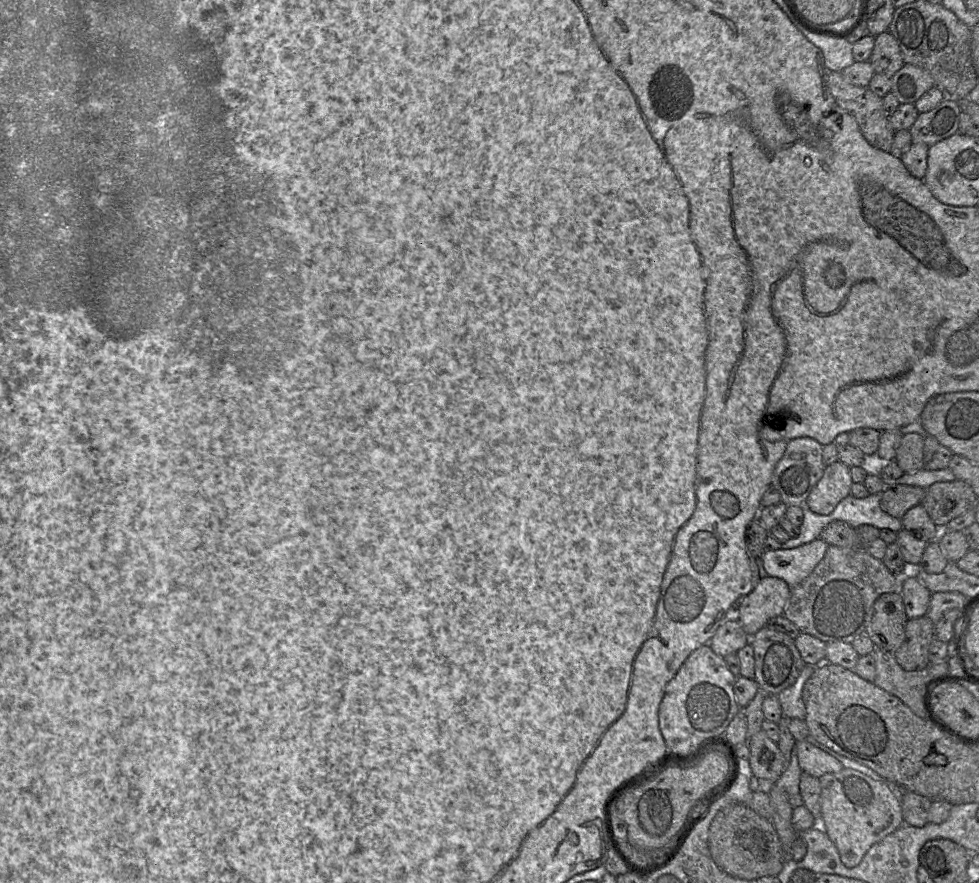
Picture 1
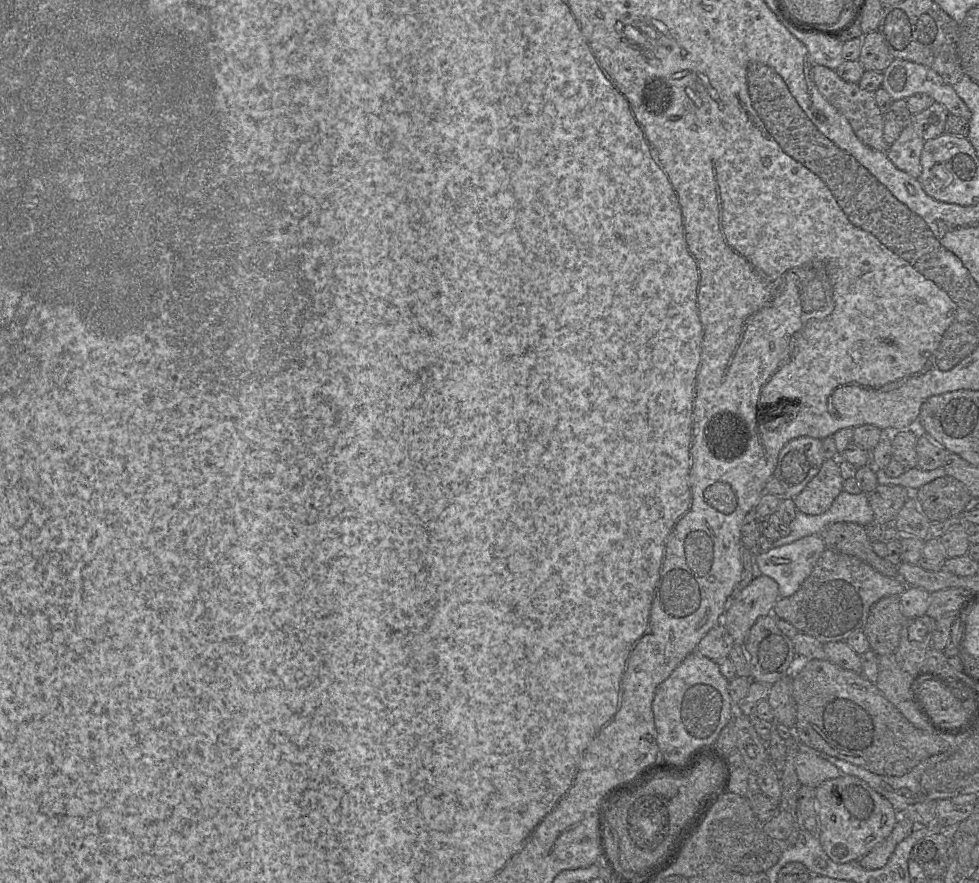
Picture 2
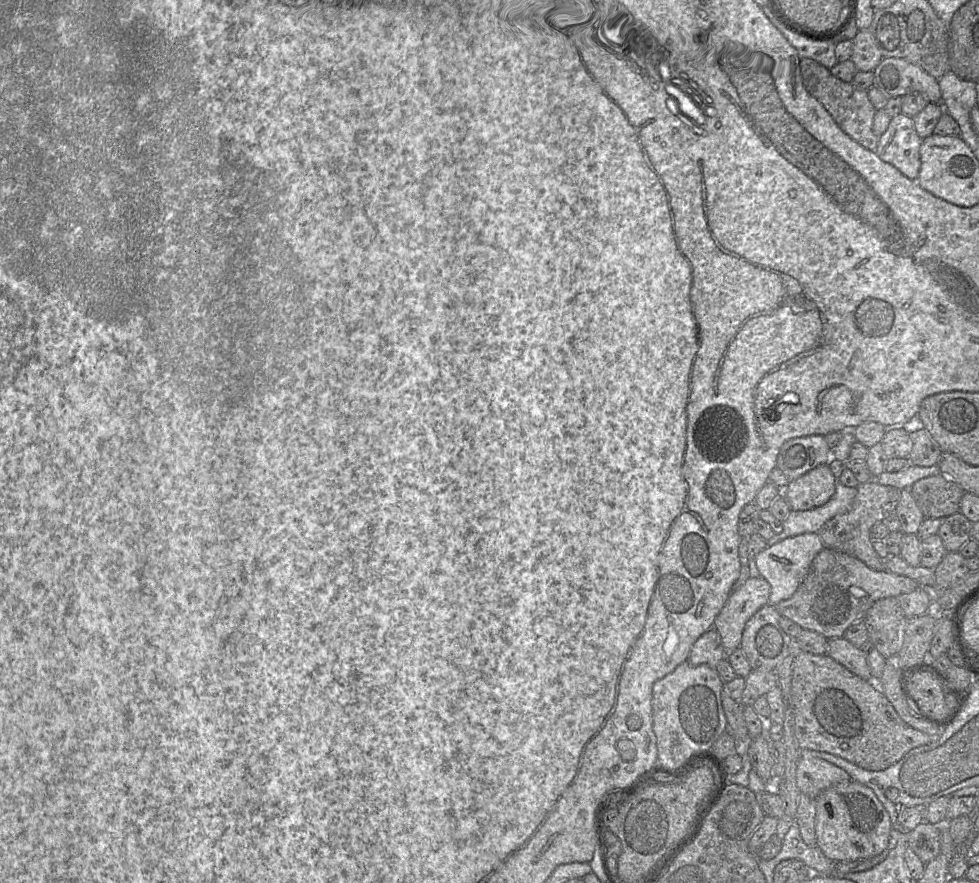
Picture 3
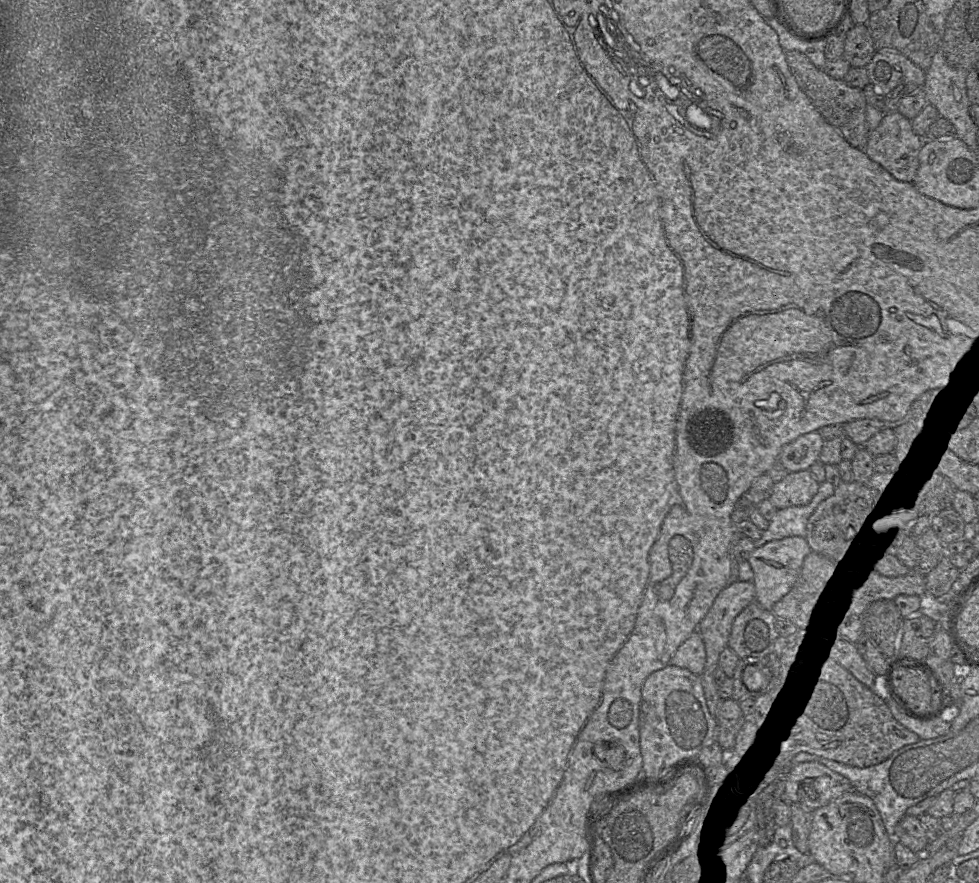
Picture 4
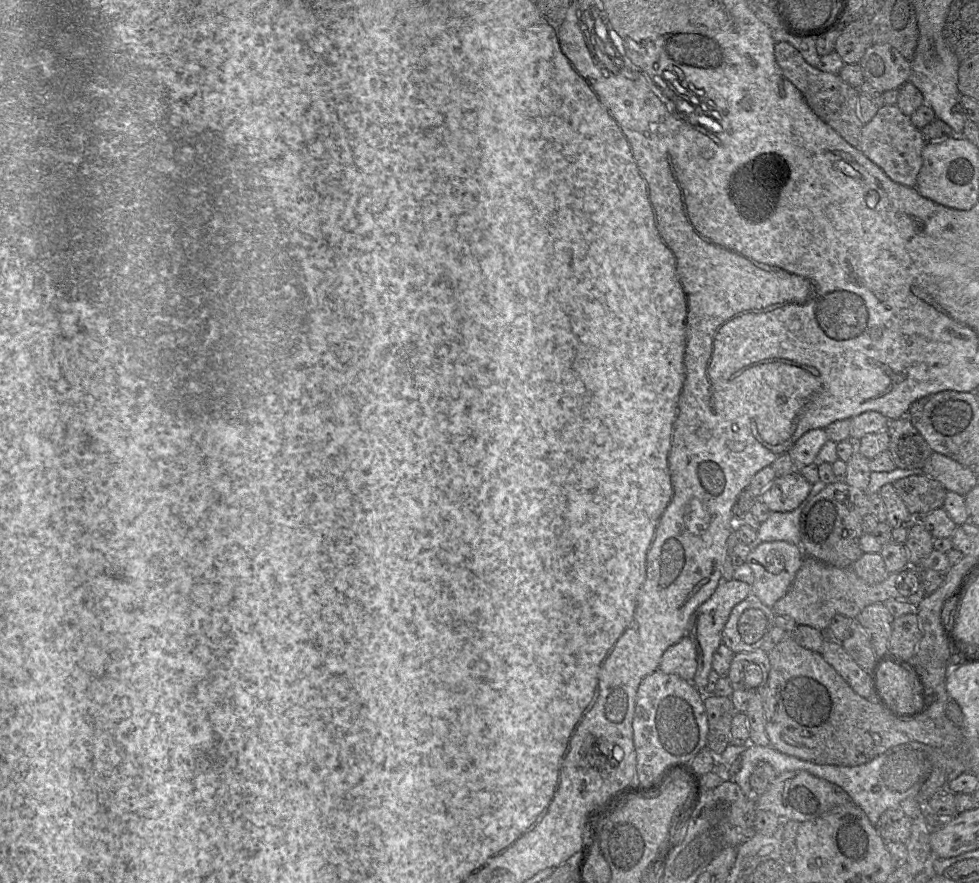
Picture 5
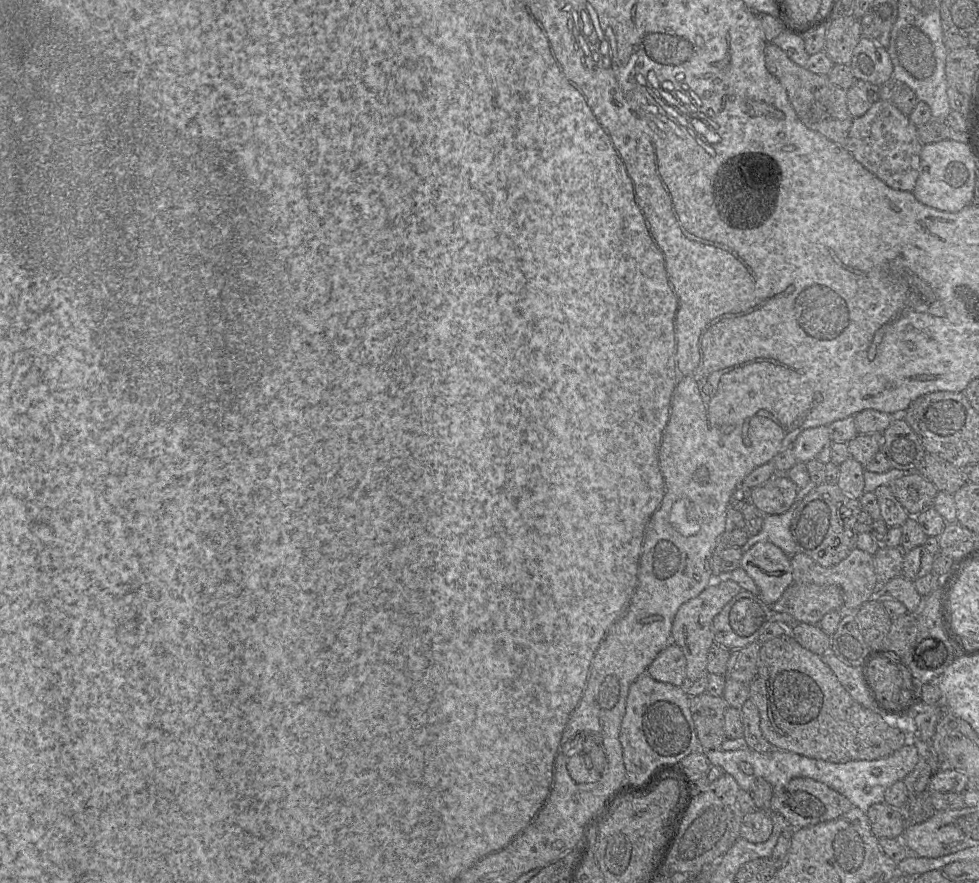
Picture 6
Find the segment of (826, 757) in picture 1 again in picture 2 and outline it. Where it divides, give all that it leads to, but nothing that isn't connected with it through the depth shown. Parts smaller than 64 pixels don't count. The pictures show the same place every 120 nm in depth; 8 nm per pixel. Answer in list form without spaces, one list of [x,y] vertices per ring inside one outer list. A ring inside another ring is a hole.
[[[799,752],[795,769],[801,785],[817,788],[826,780],[844,775],[834,764],[821,757]]]

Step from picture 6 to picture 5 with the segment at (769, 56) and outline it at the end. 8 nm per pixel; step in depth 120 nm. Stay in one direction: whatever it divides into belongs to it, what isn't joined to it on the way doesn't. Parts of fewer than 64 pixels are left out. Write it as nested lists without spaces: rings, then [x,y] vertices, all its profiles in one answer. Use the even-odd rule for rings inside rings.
[[[777,42],[774,54],[783,75],[800,91],[813,113],[848,144],[858,148],[863,126],[857,112],[858,89],[845,83],[838,74],[823,72],[809,65],[798,50],[787,42]]]

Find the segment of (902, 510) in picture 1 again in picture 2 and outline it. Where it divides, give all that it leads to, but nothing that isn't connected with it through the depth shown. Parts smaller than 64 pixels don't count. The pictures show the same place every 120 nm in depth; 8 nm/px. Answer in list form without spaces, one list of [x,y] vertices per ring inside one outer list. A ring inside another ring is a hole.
[[[878,484],[867,493],[874,523],[894,523],[896,516],[913,493],[901,485]]]

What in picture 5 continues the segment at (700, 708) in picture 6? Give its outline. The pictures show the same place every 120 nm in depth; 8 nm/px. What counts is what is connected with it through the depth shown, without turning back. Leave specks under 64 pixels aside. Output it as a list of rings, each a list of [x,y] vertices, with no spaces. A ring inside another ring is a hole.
[[[704,696],[708,719],[707,748],[720,755],[731,743],[731,722],[736,714],[730,697]]]

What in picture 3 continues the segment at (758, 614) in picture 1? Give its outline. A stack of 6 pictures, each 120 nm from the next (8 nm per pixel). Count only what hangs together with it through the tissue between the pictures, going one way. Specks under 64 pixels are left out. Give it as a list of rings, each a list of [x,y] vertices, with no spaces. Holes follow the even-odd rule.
[[[759,576],[749,577],[738,589],[729,595],[723,608],[715,617],[712,627],[720,635],[722,646],[726,652],[726,658],[729,652],[739,648],[745,623],[762,606],[769,604],[769,594],[769,583],[763,577]]]

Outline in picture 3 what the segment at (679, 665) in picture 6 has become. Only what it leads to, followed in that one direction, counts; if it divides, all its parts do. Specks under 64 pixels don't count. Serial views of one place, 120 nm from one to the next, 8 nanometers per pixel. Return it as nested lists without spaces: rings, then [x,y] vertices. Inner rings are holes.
[[[711,628],[704,632],[692,645],[687,662],[692,665],[706,664],[715,668],[726,658],[721,638],[716,629]]]

